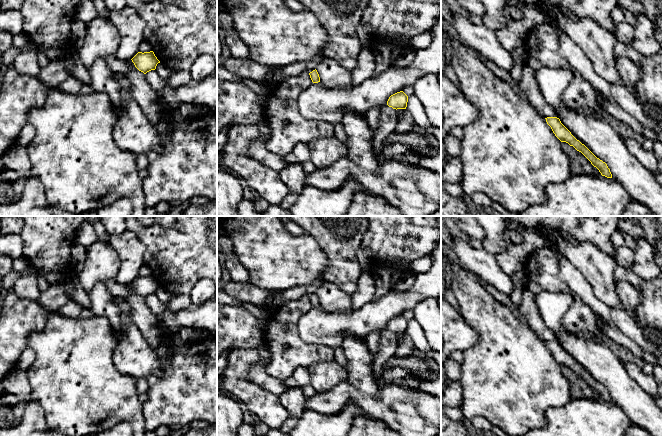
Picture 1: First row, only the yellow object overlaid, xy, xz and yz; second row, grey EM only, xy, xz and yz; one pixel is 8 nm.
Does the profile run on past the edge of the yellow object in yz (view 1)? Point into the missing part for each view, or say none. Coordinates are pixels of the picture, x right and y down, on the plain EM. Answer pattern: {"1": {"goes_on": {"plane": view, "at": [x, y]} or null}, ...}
{"1": {"goes_on": null}}

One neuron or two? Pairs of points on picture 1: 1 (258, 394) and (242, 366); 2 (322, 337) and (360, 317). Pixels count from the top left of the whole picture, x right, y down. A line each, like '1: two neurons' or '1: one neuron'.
1: one neuron
2: one neuron

